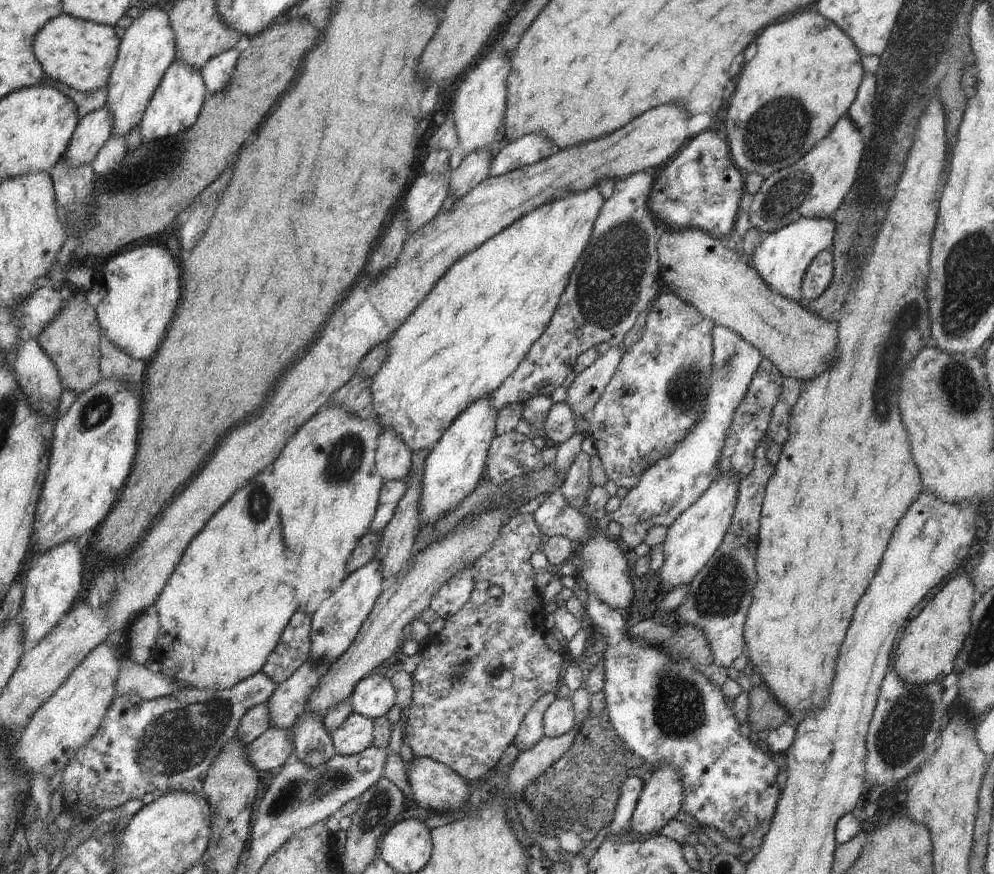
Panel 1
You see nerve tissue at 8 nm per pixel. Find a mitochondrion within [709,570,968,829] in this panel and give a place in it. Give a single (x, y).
(899, 738)

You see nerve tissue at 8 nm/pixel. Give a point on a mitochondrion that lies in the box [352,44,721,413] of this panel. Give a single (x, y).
(610, 284)

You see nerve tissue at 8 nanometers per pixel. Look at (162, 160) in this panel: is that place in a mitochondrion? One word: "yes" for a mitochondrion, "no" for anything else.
yes

